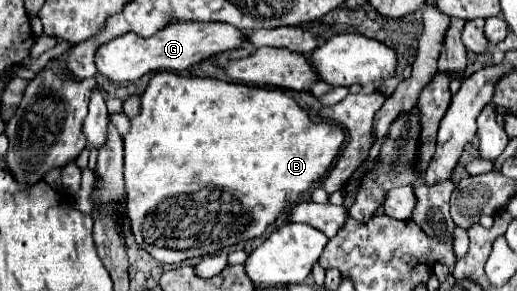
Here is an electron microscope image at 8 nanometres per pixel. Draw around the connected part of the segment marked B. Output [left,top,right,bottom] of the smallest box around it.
[124,73,344,263]

